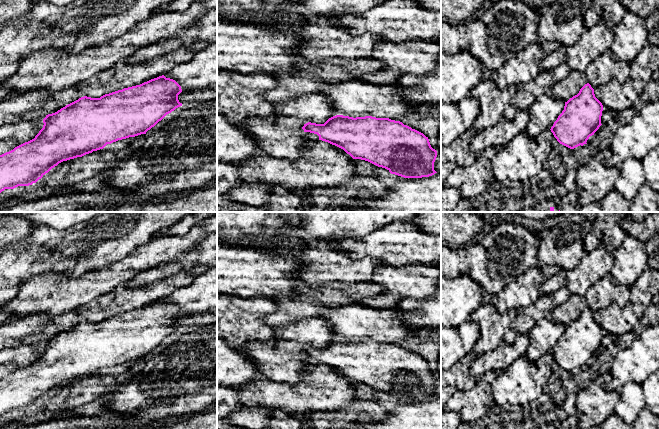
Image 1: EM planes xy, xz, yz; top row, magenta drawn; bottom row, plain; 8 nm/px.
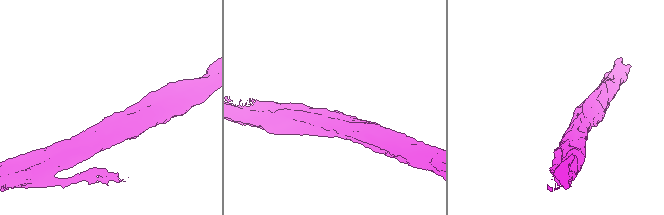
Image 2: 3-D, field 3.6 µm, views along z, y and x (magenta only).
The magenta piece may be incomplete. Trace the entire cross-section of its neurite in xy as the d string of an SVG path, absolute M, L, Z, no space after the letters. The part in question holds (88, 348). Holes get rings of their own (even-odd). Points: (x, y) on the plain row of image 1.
M162 299L140 309L105 318L100 322L81 321L57 336L46 339L43 343L43 352L34 363L0 379L0 417L5 413L14 413L18 410L29 410L36 407L63 385L82 381L93 375L103 373L107 368L118 364L146 358L167 338L182 330L182 327L178 324L178 319L181 316L181 310L175 304Z

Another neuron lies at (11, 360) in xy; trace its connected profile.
M20 346L0 350L0 379L35 362L43 352L41 346Z

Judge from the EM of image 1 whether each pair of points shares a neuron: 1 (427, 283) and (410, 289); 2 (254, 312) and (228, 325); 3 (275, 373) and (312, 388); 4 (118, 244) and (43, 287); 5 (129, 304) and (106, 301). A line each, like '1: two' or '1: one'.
1: one
2: one
3: two
4: two
5: one

